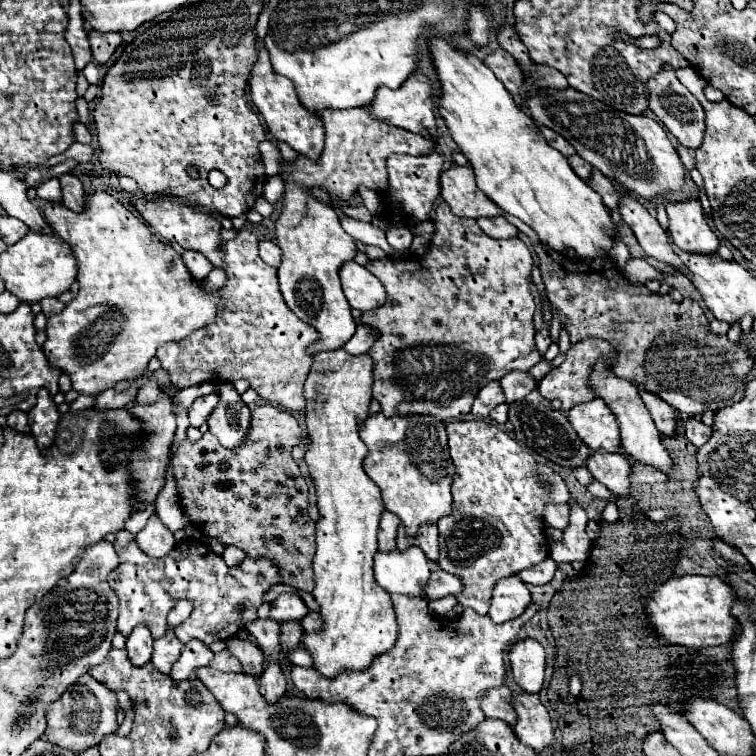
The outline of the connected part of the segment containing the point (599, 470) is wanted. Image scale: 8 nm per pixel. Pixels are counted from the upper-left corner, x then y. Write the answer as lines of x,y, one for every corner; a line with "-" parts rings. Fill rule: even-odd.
597,450
597,452
591,452
591,456
587,458
587,468
591,470
593,478
605,484
613,494
625,496
629,492
631,466
625,456

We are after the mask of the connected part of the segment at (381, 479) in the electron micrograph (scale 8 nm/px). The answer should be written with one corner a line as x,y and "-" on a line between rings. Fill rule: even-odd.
379,412
369,414
367,420
361,422
359,434
369,448
363,468
379,486
385,508
401,518
409,536
413,536
423,522
437,522
451,512
451,480
455,466
449,458
447,430
441,420
423,414
387,418

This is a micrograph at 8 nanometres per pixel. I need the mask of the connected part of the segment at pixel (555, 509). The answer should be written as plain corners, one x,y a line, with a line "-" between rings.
547,504
545,506
545,522
553,528
565,530
569,524
569,504

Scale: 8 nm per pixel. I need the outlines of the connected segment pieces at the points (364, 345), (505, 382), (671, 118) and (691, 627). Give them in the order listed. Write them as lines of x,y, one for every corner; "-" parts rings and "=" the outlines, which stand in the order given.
359,324
359,326
357,326
357,332
355,332
353,338
343,346
343,350
349,350
349,354
369,352
377,338
379,338
377,330
373,330
373,328
367,326
367,324
=
517,370
513,374
505,374
505,378
501,378
501,386
503,386
507,402
511,404
511,402
521,400
523,396
527,396
531,390
535,390
537,388
537,380
529,372
521,374
=
665,66
661,72
657,72
649,82
649,108
655,112
655,116
663,122
663,126
687,148
697,150
697,146
701,146
703,140
703,132
705,132
705,114
703,114
703,106
699,104
699,100
677,80
675,70
671,70
669,66
=
681,576
669,578
653,590
645,606
645,614
649,626
663,642
699,650
703,646
721,646
733,640
733,632
737,626
735,618
731,616
733,600
733,588
719,576

